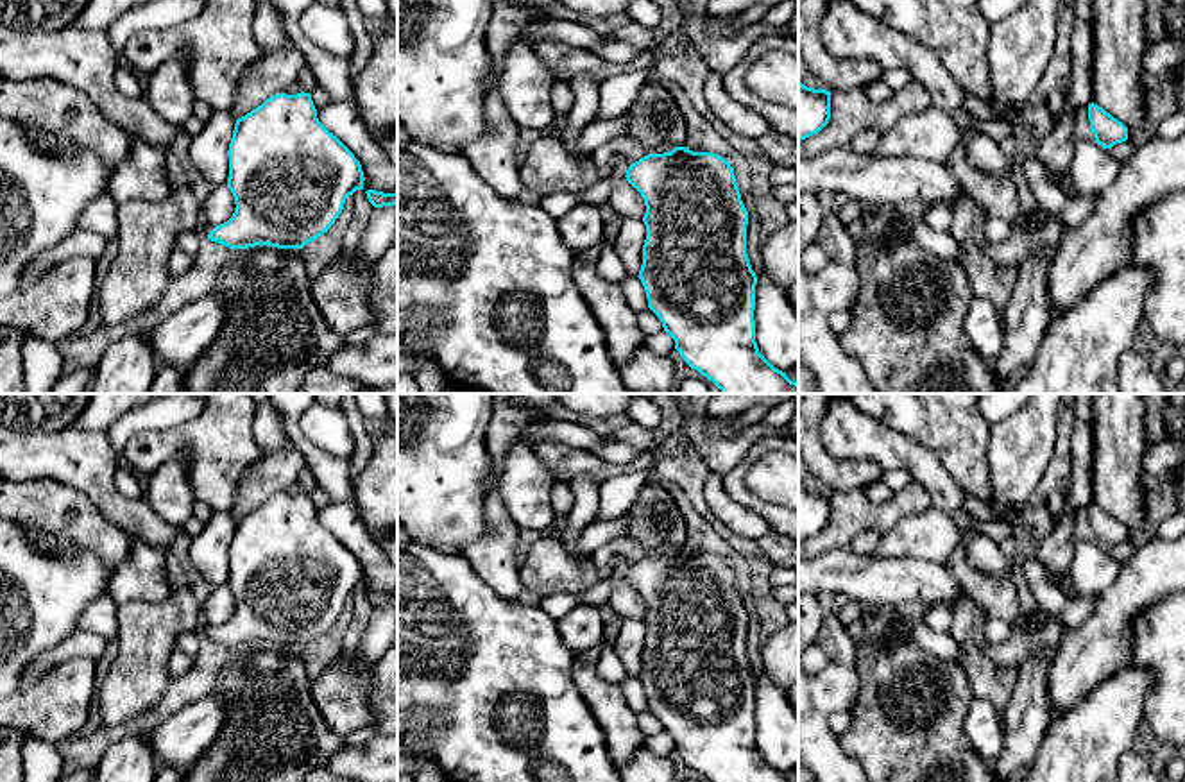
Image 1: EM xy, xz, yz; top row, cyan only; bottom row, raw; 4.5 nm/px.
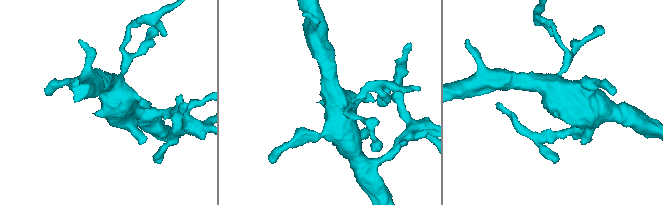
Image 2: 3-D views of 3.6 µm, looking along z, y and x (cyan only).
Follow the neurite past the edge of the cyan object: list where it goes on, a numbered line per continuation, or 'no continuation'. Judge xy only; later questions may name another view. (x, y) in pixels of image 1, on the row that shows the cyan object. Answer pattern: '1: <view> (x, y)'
1: xy (203, 228)

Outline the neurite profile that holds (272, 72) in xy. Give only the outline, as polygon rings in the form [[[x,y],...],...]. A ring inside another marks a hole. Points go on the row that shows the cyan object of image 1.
[[[292,41],[276,50],[265,50],[243,72],[236,88],[231,107],[234,120],[245,116],[272,95],[285,93],[304,66],[306,59]]]

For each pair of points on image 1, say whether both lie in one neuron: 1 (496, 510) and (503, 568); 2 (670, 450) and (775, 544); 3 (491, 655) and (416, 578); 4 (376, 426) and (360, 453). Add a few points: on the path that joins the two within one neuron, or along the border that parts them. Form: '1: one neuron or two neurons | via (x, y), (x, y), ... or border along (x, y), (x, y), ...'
1: one neuron | via (500, 525), (500, 553)
2: two neurons | border along (756, 541), (759, 550), (775, 564)
3: one neuron | via (471, 636), (435, 598)
4: two neurons | border along (366, 417), (371, 458), (355, 476)

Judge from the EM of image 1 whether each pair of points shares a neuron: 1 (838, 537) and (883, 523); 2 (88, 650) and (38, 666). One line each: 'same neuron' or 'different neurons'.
1: same neuron
2: same neuron

